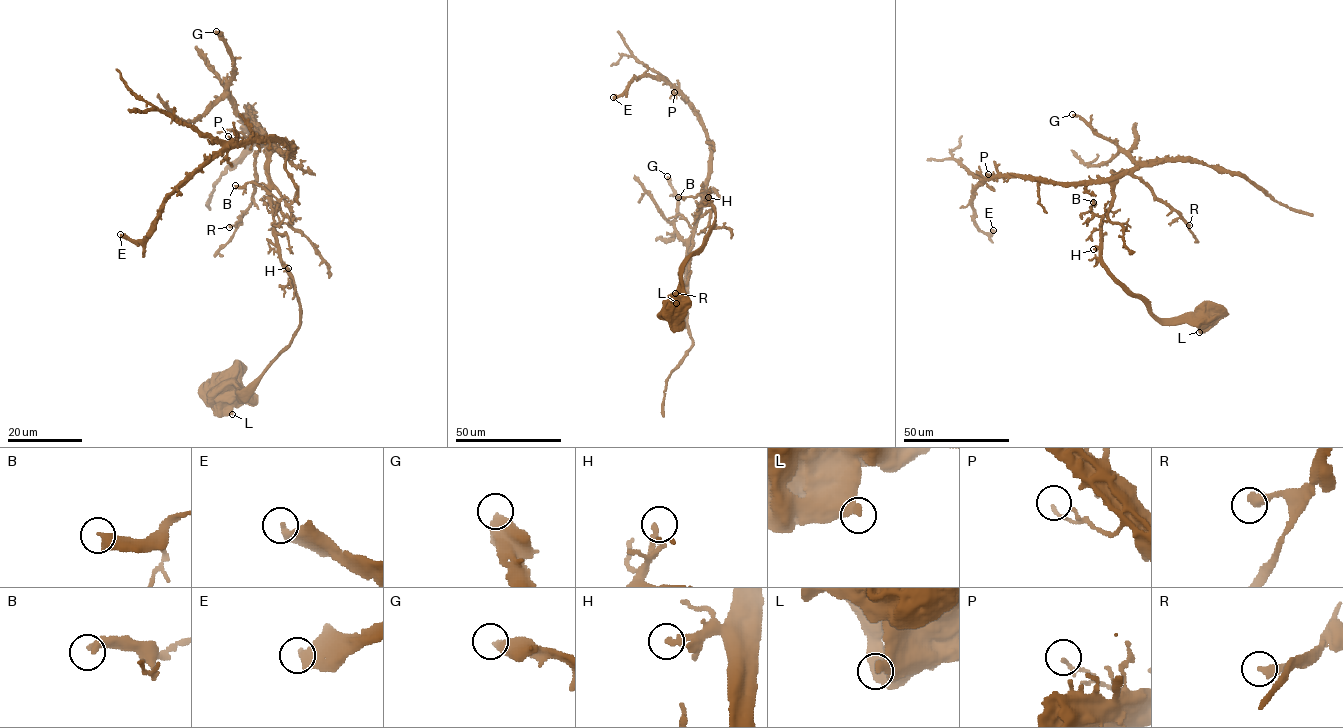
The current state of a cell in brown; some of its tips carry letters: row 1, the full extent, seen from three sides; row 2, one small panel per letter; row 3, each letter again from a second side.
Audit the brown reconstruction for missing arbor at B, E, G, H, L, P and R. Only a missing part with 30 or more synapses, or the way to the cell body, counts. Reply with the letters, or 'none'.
E, G, H

